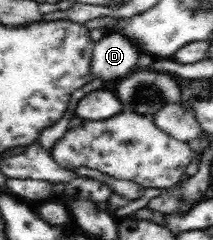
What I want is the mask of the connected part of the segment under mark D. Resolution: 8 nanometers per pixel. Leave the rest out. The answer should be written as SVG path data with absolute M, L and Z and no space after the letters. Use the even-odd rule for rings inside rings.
M118 28L111 30L94 44L92 76L105 81L109 87L134 71L142 54L139 46Z

